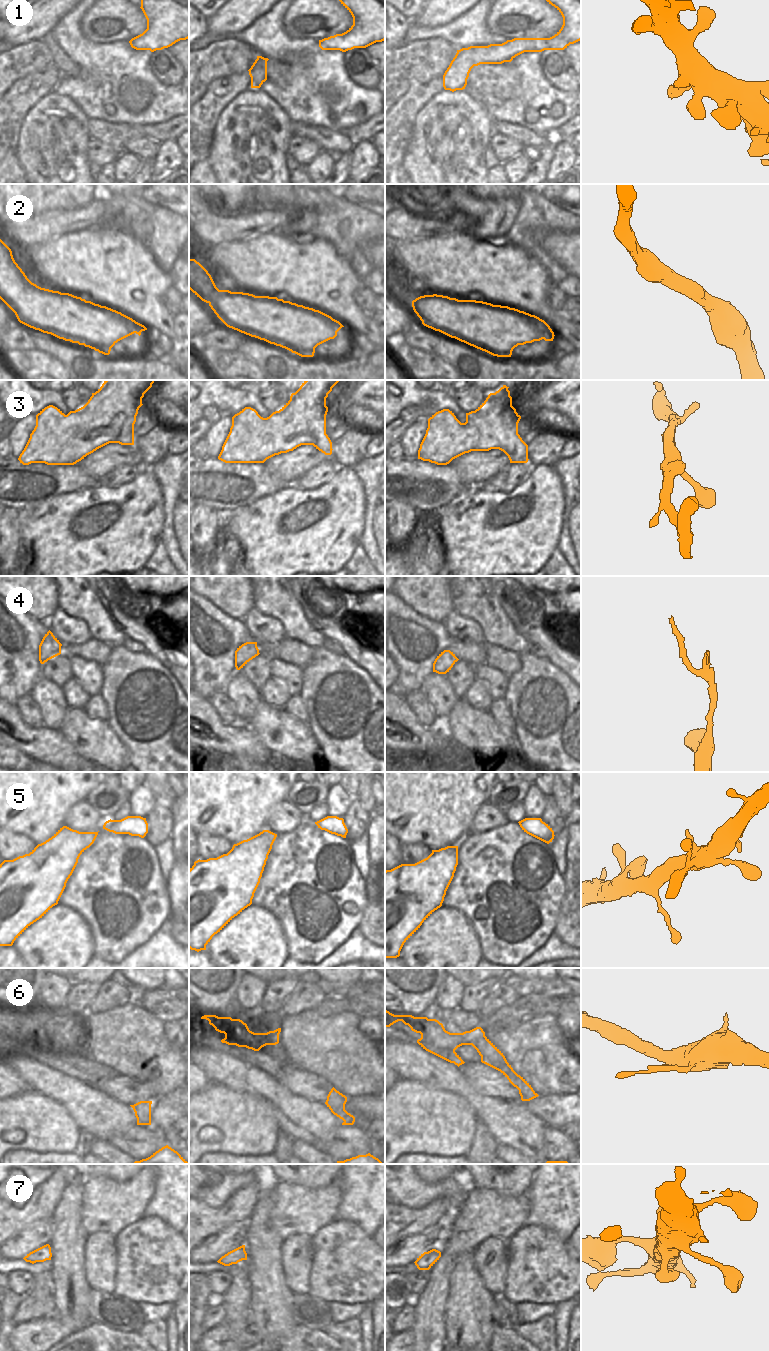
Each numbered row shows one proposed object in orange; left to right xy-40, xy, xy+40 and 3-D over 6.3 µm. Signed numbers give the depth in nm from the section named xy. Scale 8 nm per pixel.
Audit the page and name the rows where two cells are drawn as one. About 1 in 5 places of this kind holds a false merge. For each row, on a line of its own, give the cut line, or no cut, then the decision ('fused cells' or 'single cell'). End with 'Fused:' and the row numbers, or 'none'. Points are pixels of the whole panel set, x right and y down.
1: no cut | single cell
2: no cut | single cell
3: no cut | single cell
4: no cut | single cell
5: no cut | single cell
6: no cut | single cell
7: no cut | single cell
Fused: none

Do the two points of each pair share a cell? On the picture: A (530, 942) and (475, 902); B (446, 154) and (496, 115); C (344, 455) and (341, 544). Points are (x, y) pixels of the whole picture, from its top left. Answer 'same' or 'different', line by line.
A: same
B: different
C: different

